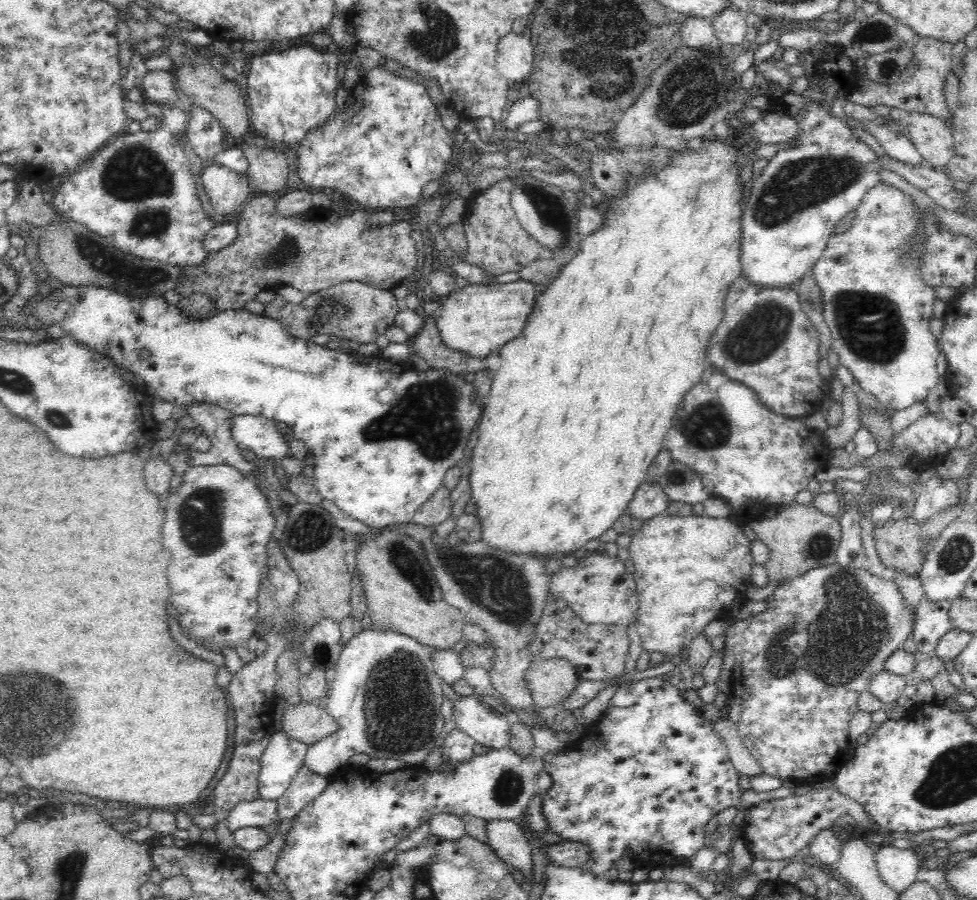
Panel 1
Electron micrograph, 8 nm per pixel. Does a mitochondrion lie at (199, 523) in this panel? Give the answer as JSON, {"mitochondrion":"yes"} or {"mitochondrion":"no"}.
{"mitochondrion":"yes"}

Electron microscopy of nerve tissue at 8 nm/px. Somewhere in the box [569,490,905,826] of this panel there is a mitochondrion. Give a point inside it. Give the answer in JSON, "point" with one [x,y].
{"point":[839,644]}

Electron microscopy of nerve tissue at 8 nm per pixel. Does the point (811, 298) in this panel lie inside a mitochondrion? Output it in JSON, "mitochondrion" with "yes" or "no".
{"mitochondrion":"yes"}

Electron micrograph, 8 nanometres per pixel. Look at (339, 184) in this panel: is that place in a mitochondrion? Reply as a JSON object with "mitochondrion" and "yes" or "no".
{"mitochondrion":"no"}

